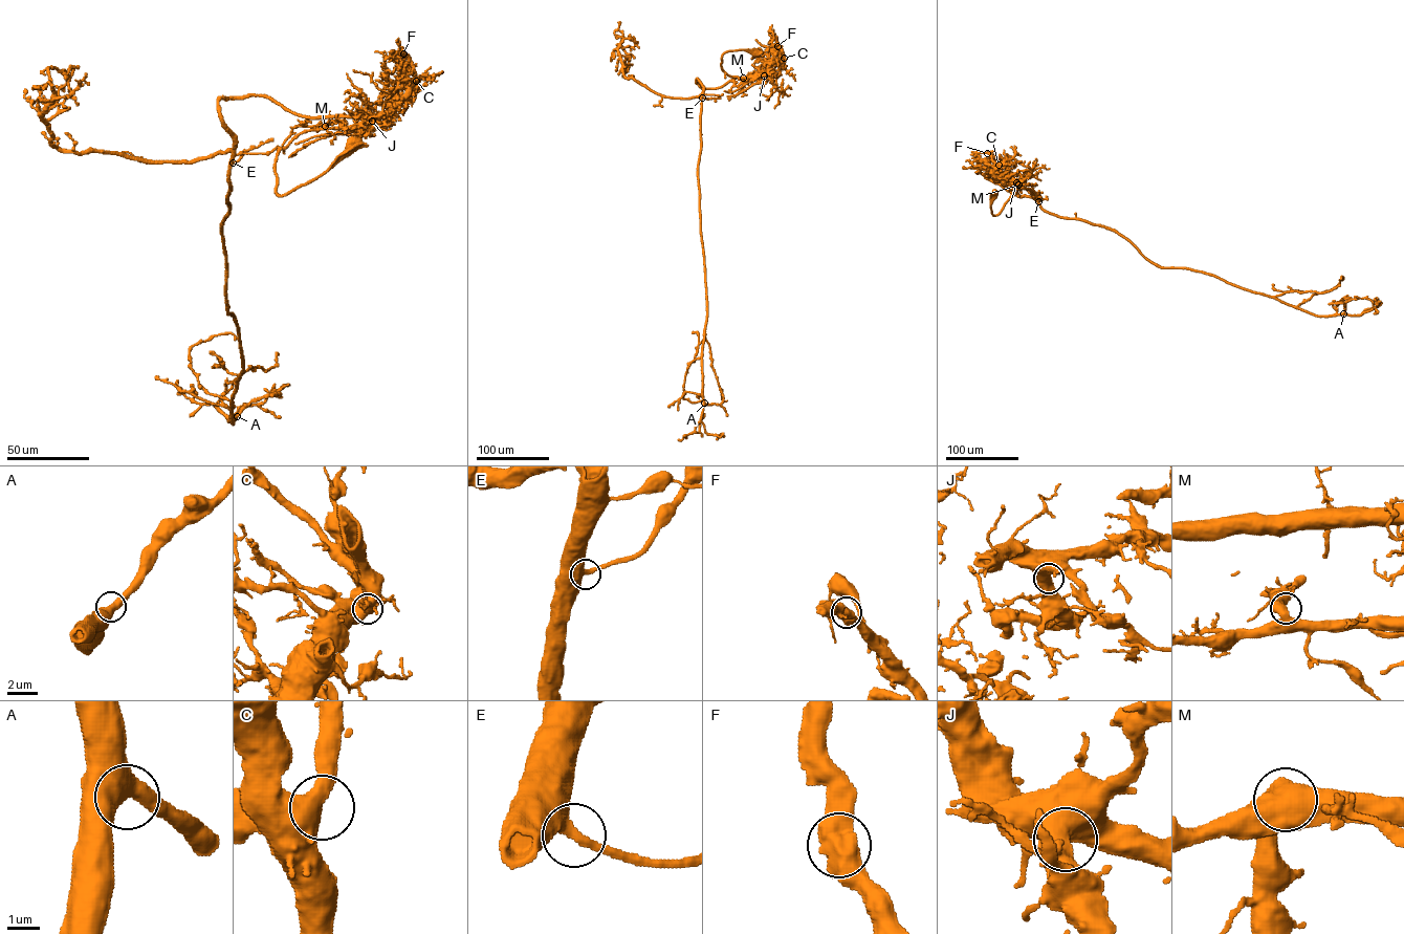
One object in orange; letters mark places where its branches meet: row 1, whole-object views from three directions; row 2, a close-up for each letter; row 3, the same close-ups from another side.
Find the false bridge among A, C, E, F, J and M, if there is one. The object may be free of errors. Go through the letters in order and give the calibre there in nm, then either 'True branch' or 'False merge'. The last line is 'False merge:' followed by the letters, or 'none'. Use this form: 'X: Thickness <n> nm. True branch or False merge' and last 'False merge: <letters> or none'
A: Thickness 550 nm. True branch
C: Thickness 550 nm. True branch
E: Thickness 460 nm. True branch
F: Thickness 800 nm. True branch
J: Thickness 600 nm. True branch
M: Thickness 550 nm. True branch
False merge: none

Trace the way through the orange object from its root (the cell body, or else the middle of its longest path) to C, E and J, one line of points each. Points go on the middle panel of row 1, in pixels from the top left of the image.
C: (757, 53), (744, 49), (727, 50), (721, 58), (722, 69), (731, 77), (748, 78), (776, 53), (784, 58)
E: (757, 53), (725, 52), (728, 74), (748, 78), (760, 69), (716, 88), (701, 88), (697, 79), (702, 98)
J: (757, 53), (727, 50), (721, 68), (741, 78), (760, 70), (764, 75)

